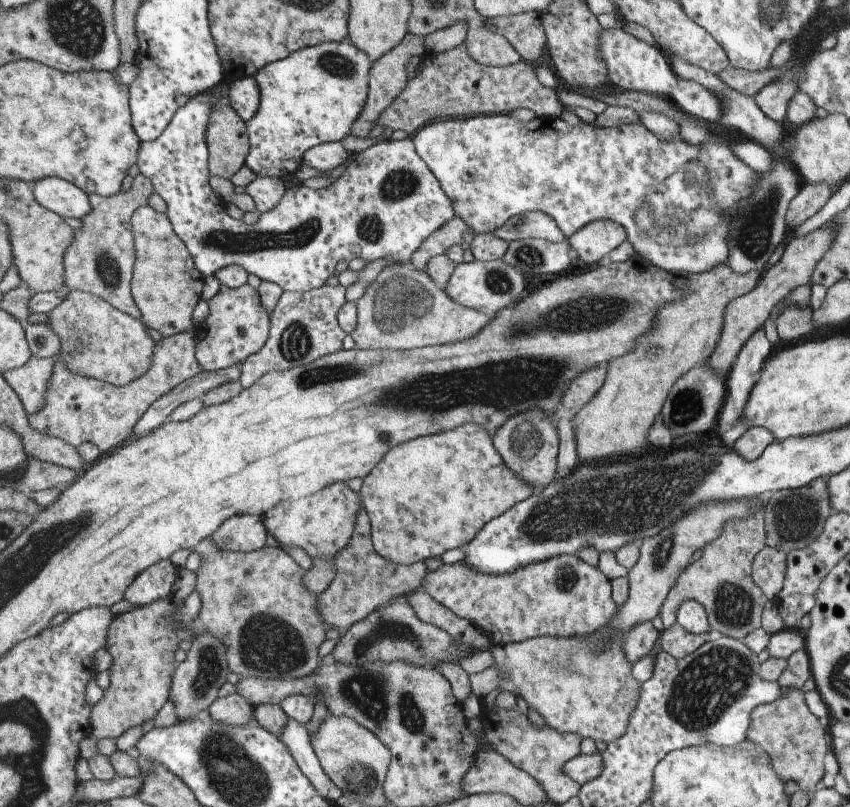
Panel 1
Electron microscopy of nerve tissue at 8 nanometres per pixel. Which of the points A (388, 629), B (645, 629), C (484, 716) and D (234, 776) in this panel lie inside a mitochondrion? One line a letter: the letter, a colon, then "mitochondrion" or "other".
A: mitochondrion
B: other
C: other
D: mitochondrion

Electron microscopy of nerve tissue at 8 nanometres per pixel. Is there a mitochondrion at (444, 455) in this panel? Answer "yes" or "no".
no

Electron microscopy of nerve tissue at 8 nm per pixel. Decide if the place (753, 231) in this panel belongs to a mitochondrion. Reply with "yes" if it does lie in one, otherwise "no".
yes

